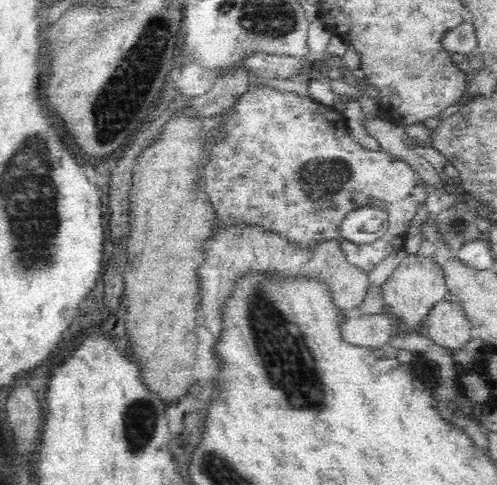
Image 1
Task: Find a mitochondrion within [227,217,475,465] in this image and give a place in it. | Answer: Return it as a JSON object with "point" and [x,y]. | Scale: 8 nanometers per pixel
{"point":[289,364]}

